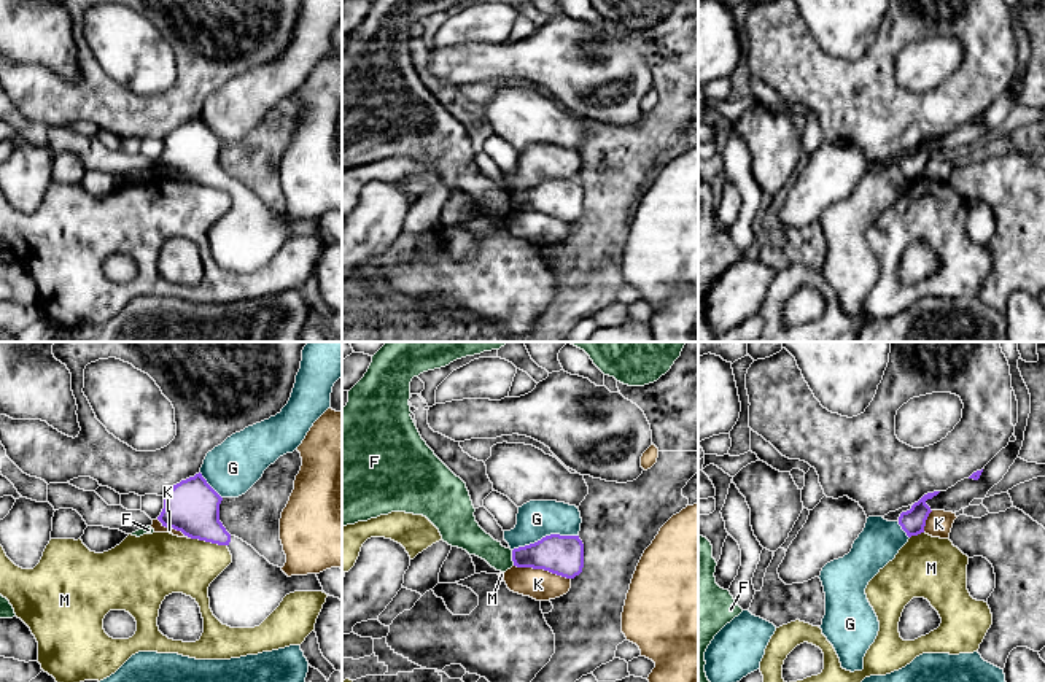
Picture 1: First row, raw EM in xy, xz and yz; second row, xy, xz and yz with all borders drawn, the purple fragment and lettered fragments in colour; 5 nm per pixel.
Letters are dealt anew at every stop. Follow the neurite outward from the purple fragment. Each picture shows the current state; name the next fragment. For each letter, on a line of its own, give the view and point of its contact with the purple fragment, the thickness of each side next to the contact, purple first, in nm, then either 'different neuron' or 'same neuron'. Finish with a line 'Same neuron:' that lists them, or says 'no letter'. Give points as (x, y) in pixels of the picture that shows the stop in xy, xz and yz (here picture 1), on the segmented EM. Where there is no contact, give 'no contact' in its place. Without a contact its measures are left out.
F: contact xz (512, 558); calibres 200 and 150 nm; different neuron
G: contact xz (546, 536); calibres 200 and 190 nm; different neuron
K: contact xz (543, 568); calibres 200 and 160 nm; different neuron
M: contact xy (209, 541); calibres 280 and 300 nm; different neuron
Same neuron: no letter

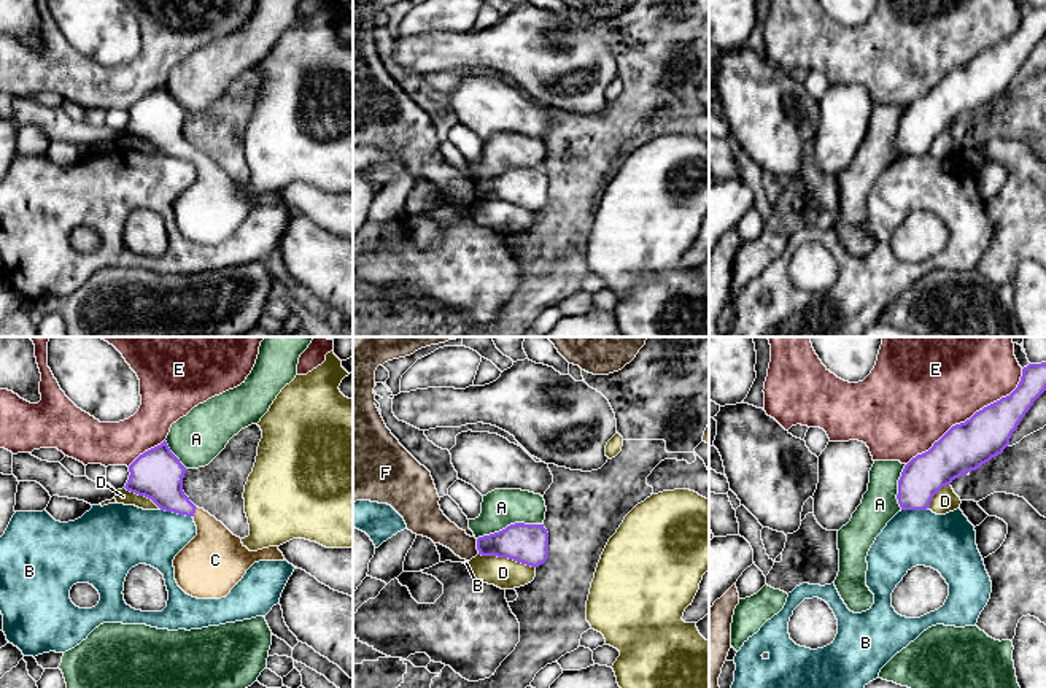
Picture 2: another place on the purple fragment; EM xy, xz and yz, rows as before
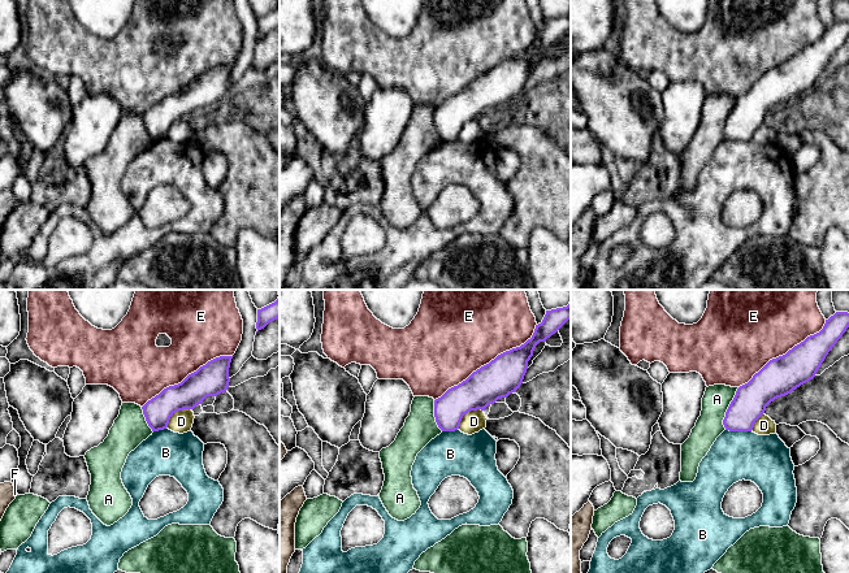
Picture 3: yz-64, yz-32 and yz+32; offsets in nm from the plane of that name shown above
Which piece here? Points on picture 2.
A: contact xz (511, 525); calibres 200 and 190 nm; different neuron
B: contact xy (177, 512); calibres 260 and 280 nm; different neuron
C: contact xy (194, 512); calibres 240 and 300 nm; same neuron
D: contact xz (507, 556); calibres 200 and 160 nm; different neuron
E: contact yz (972, 417); calibres 240 and 500 nm; different neuron
F: contact xz (477, 547); calibres 200 and 150 nm; different neuron
Same neuron: C

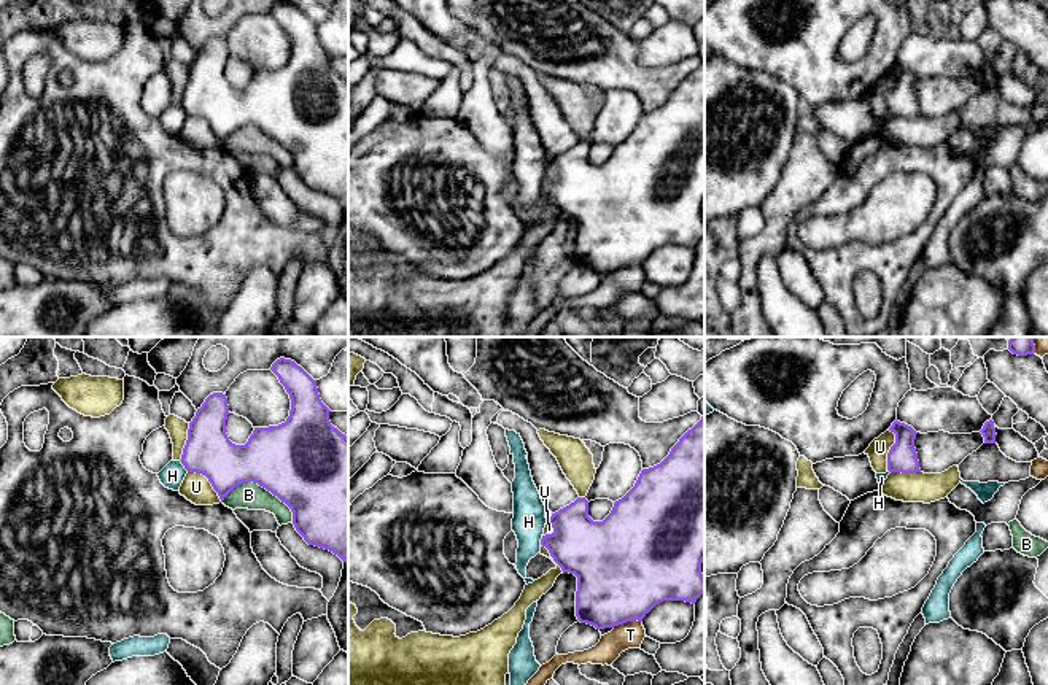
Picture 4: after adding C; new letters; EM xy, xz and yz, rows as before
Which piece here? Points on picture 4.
B: contact xy (263, 487); calibres 460 and 140 nm; different neuron
H: contact xy (183, 464); calibres 240 and 120 nm; different neuron
T: contact xz (627, 620); calibres 480 and 140 nm; different neuron
U: contact xy (209, 480); calibres 240 and 140 nm; different neuron
Same neuron: no letter

